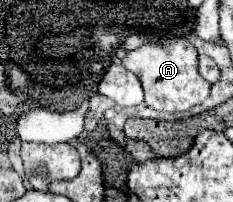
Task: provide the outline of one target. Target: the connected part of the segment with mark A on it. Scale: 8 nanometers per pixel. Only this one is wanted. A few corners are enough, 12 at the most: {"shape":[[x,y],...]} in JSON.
{"shape":[[166,38],[126,54],[146,105],[180,114],[210,96],[198,52]]}

